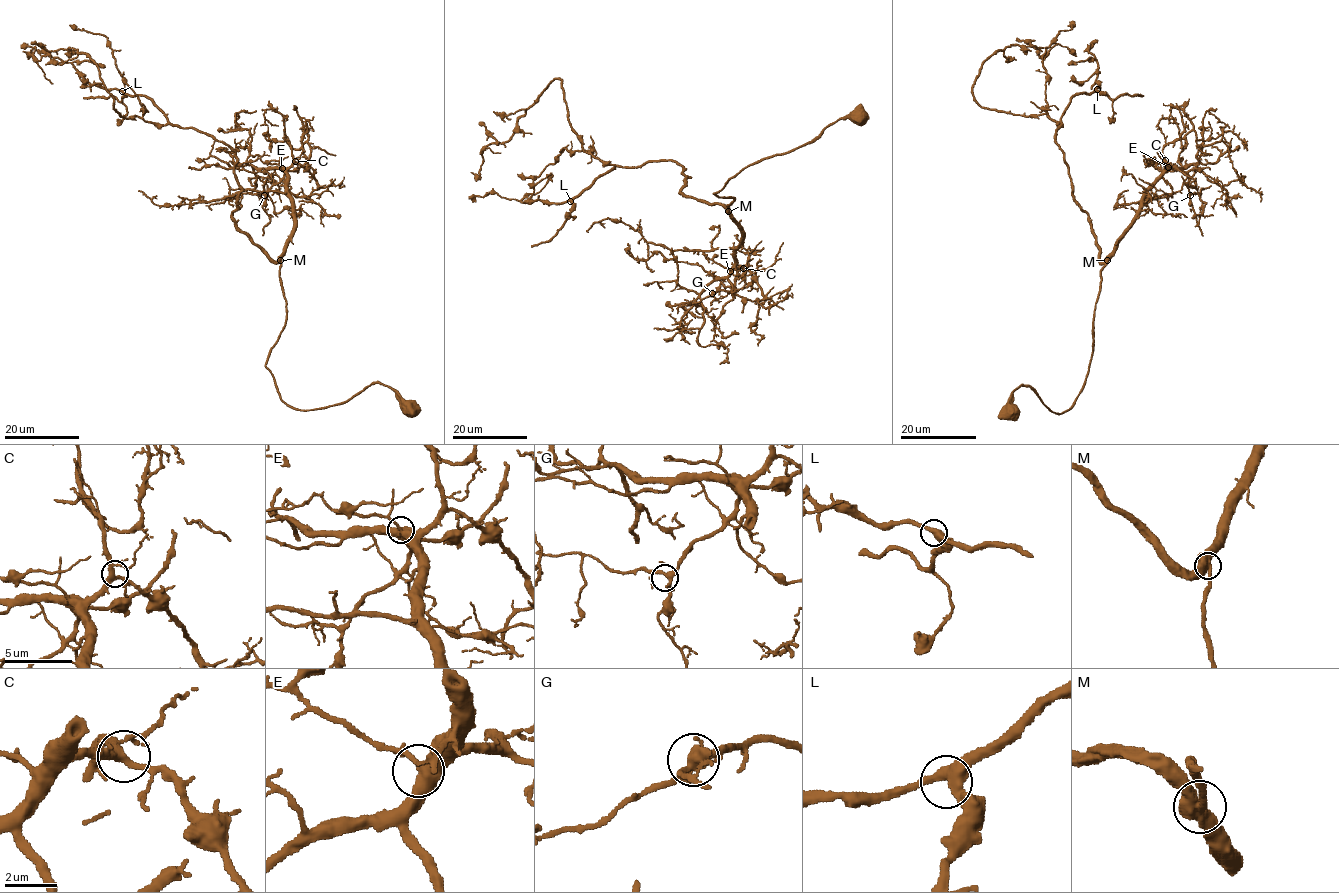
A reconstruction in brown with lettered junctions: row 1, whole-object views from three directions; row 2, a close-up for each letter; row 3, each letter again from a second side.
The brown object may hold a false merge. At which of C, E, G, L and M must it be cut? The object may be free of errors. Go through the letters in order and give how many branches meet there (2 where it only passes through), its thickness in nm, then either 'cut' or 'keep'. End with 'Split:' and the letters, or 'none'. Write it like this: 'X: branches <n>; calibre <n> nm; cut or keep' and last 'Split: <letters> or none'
C: branches 4; calibre 320 nm; keep
E: branches 3; calibre 440 nm; keep
G: branches 4; calibre 280 nm; keep
L: branches 3; calibre 400 nm; keep
M: branches 4; calibre 500 nm; keep
Split: none

